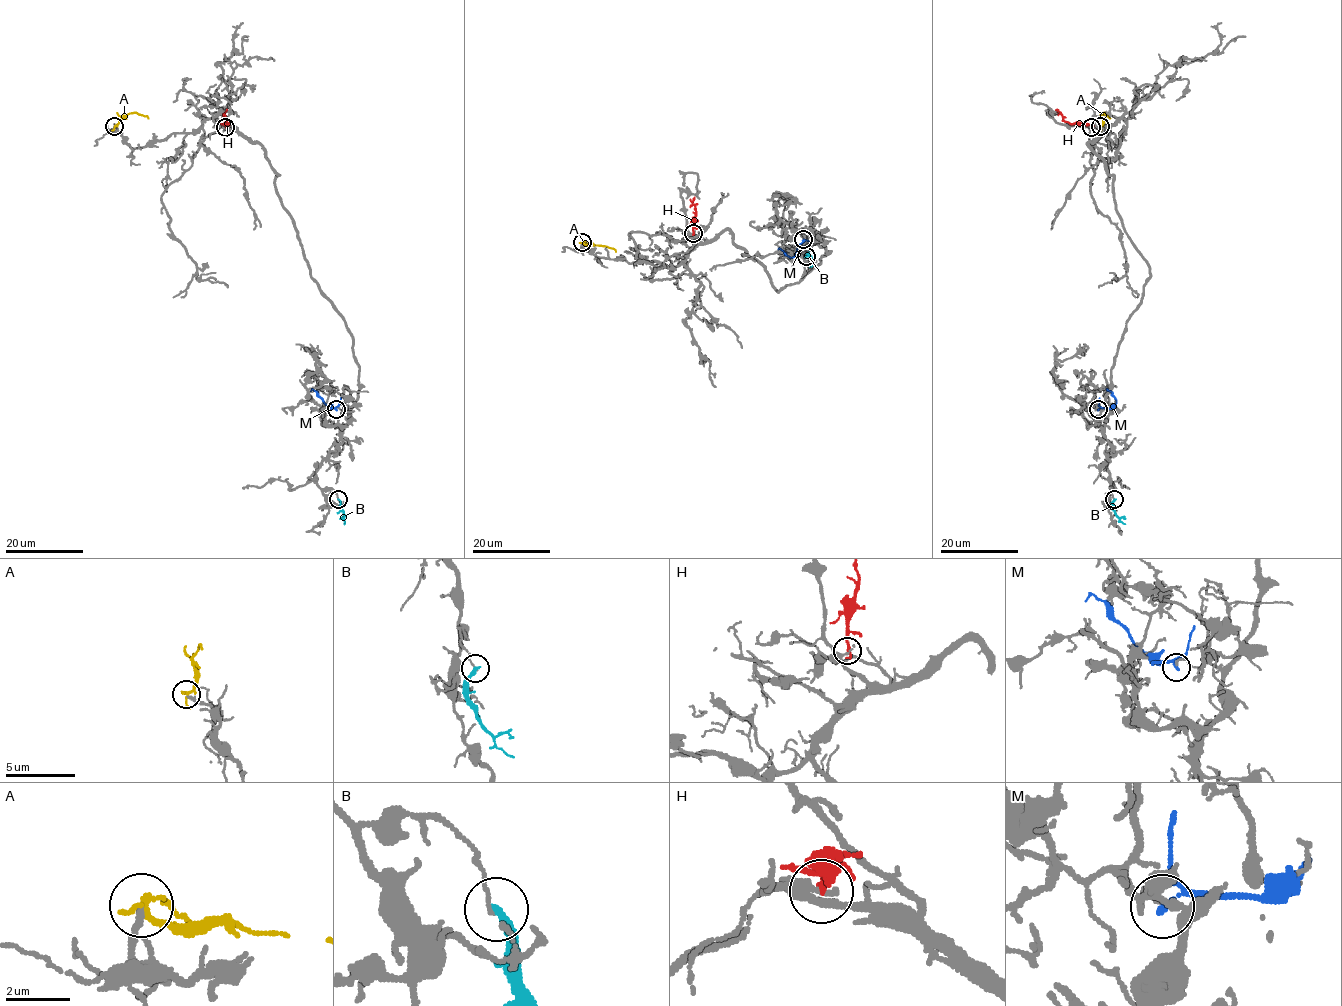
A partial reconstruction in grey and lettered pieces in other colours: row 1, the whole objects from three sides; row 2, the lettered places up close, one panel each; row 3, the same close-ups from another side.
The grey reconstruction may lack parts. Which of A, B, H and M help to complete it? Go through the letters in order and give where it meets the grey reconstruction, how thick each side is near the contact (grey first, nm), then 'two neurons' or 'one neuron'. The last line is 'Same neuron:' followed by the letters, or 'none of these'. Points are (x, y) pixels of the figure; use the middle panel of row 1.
A: meets grey at (582, 242); 190 nm thick on the grey side, 170 nm on the other; two neurons
B: meets grey at (806, 256); 110 nm thick on the grey side, 280 nm on the other; two neurons
H: meets grey at (693, 233); 190 nm thick on the grey side, 150 nm on the other; two neurons
M: meets grey at (803, 239); 140 nm thick on the grey side, 140 nm on the other; two neurons
Same neuron: none of these

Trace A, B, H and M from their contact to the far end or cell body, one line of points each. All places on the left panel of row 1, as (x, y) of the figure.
A: (115, 126), (133, 112), (148, 118)
B: (338, 499), (343, 514), (339, 519)
H: (225, 127), (228, 124), (227, 109)
M: (335, 409), (329, 407), (315, 390), (310, 391)

